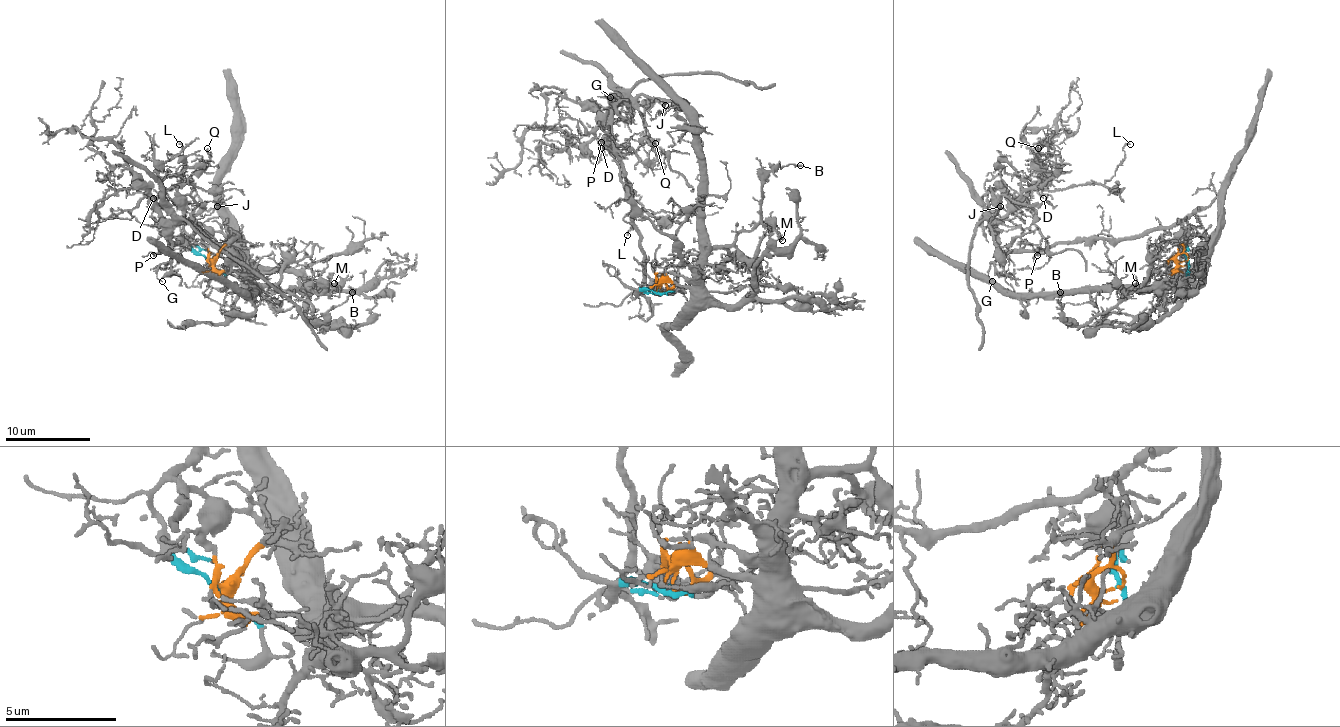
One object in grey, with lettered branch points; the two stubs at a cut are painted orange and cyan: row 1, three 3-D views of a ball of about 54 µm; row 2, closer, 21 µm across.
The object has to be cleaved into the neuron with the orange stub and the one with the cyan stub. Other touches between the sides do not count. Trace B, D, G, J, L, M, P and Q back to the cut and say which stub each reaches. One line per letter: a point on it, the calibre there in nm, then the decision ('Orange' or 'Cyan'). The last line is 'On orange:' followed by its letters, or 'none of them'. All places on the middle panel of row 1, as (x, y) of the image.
B: Place: (800, 165). Thickness 150 nm. Orange
D: Place: (601, 148). Thickness 100 nm. Cyan
G: Place: (610, 97). Thickness 80 nm. Cyan
J: Place: (665, 105). Thickness 130 nm. Cyan
L: Place: (627, 235). Thickness 120 nm. Cyan
M: Place: (782, 240). Thickness 150 nm. Orange
P: Place: (601, 142). Thickness 140 nm. Cyan
Q: Place: (655, 143). Thickness 80 nm. Cyan
On orange: B, M

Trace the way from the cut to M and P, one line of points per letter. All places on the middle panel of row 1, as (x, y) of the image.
M: (659, 291), (665, 281), (693, 276), (716, 247), (737, 247), (752, 259), (769, 230), (775, 230), (782, 240)
P: (659, 291), (648, 289), (634, 297), (631, 293), (644, 278), (631, 183), (623, 164), (602, 141)

